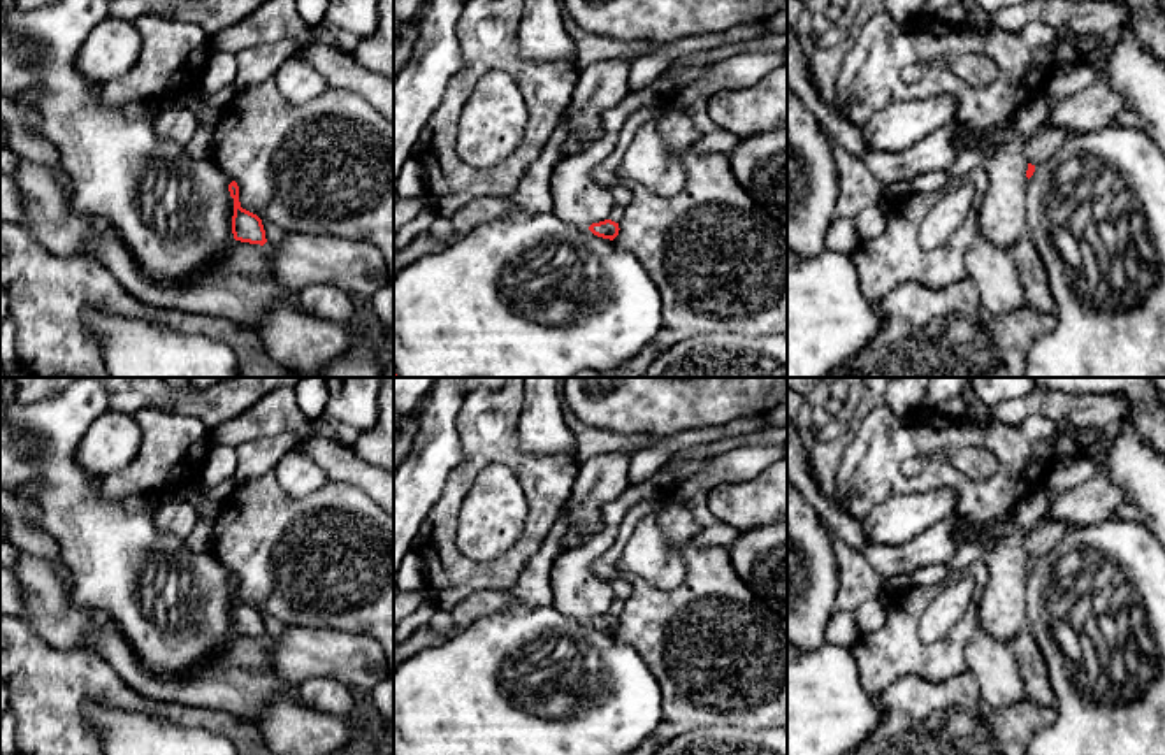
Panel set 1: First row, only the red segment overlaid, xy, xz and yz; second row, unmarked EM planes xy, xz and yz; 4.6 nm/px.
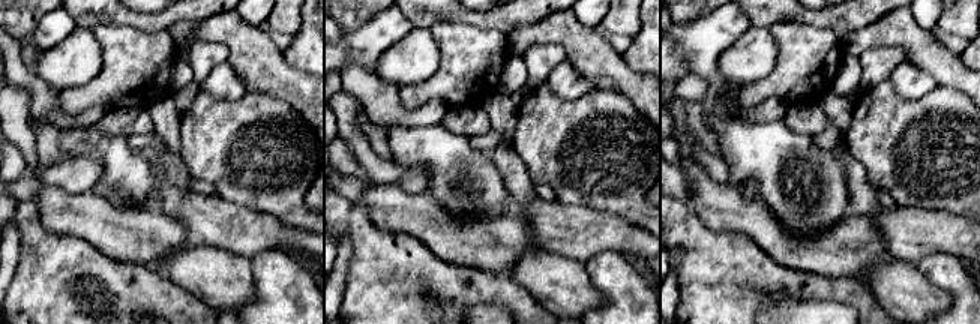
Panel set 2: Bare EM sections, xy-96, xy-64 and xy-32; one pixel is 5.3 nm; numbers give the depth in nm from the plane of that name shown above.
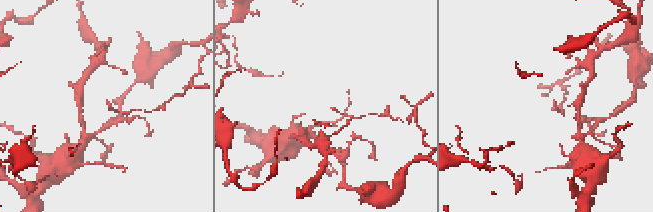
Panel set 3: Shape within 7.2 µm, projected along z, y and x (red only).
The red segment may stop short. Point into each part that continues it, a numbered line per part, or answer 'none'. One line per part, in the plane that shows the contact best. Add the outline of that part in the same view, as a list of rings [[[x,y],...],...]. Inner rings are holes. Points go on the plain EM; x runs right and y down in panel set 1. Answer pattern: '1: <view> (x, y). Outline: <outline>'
none

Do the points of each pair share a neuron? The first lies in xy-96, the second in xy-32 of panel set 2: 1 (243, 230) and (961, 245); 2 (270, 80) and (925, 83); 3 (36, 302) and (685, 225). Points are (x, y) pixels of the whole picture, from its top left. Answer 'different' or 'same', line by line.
1: same
2: different
3: same

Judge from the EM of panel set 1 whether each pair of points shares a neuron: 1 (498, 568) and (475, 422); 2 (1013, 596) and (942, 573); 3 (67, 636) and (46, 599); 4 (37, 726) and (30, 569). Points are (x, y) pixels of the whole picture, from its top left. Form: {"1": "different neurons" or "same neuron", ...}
{"1": "same neuron", "2": "different neurons", "3": "same neuron", "4": "different neurons"}

